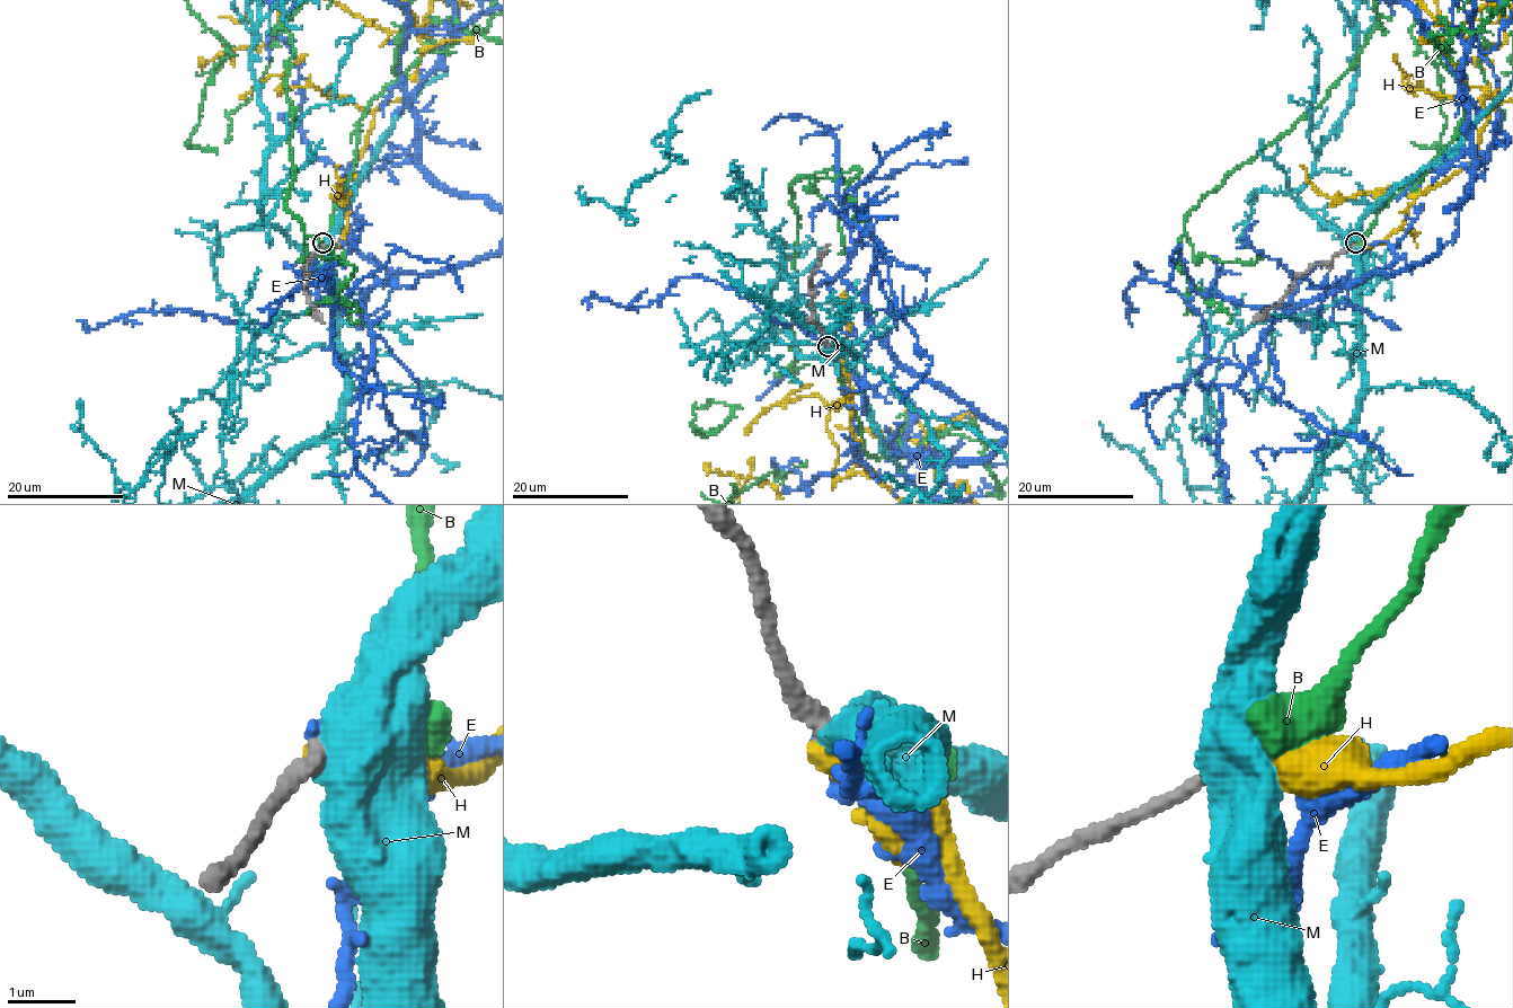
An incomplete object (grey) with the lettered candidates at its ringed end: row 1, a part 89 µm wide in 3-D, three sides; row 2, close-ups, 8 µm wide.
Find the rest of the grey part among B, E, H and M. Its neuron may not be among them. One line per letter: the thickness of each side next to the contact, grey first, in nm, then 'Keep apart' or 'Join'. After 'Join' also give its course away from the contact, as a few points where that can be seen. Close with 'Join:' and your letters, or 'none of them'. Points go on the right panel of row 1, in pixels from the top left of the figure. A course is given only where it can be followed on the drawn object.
B: Thickness 280 nm (grey) against 400 nm. Join
E: Thickness 280 nm (grey) against 180 nm. Keep apart
H: Thickness 280 nm (grey) against 440 nm. Keep apart
M: Thickness 280 nm (grey) against 800 nm. Keep apart
Join: B

